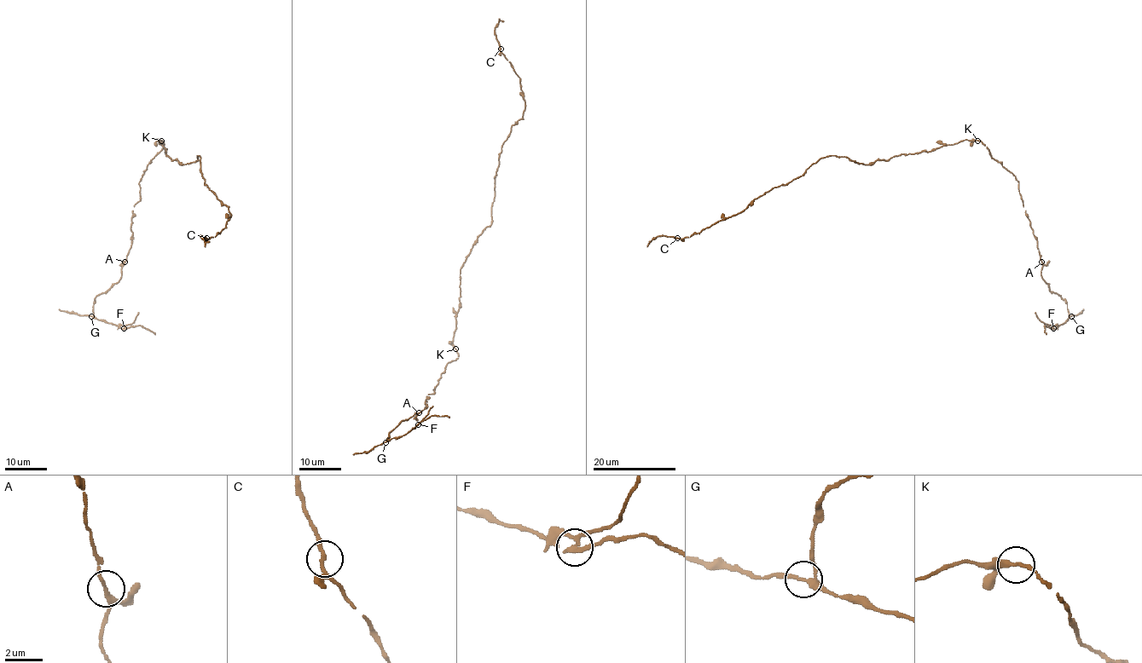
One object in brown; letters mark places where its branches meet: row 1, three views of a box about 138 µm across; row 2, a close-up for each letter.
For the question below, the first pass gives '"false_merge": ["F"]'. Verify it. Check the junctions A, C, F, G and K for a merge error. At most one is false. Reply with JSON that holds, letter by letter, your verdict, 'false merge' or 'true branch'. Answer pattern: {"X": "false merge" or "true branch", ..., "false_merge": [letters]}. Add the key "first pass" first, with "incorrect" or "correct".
{"first pass": "correct", "A": "true branch", "C": "true branch", "F": "false merge", "G": "true branch", "K": "true branch", "false_merge": ["F"]}

